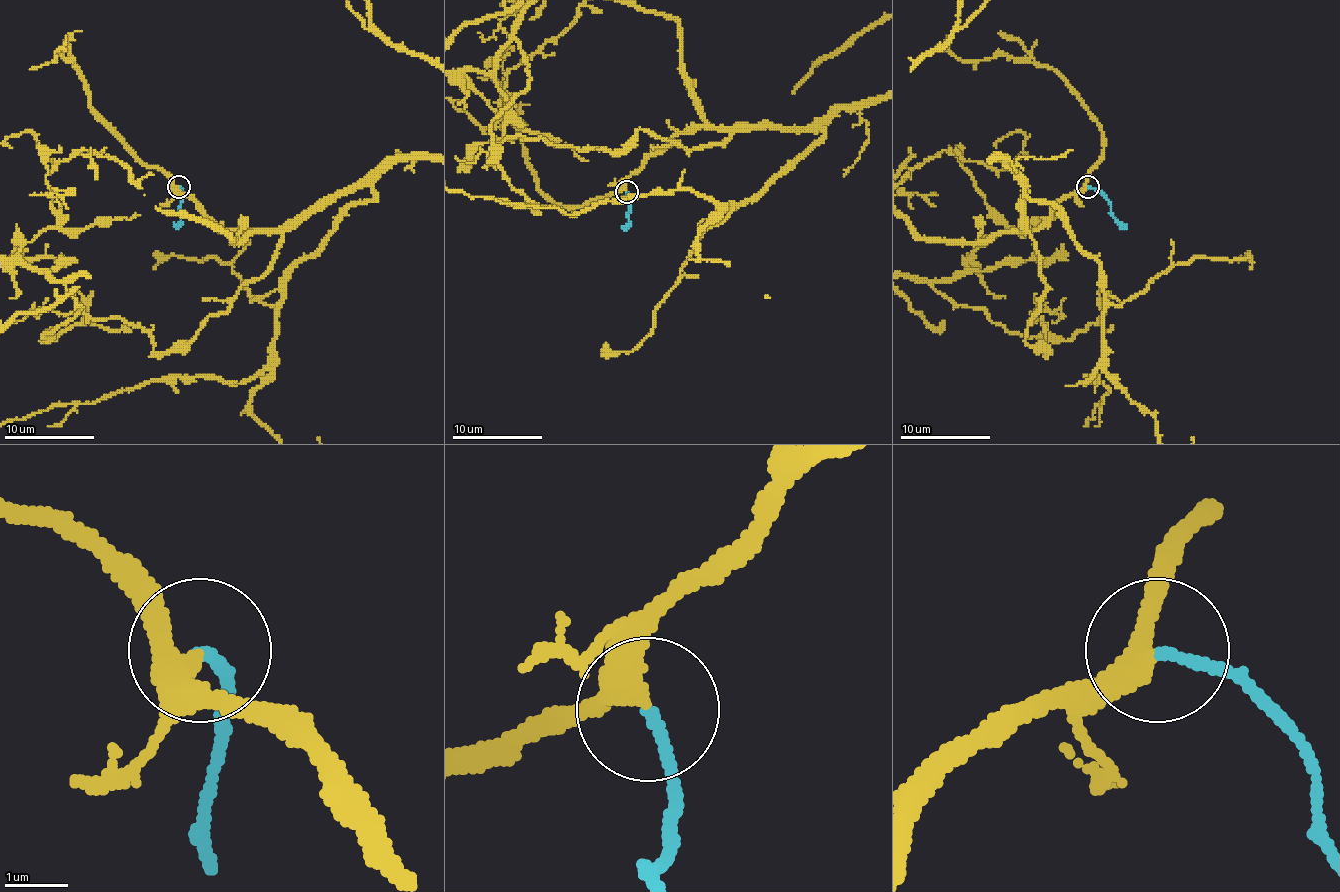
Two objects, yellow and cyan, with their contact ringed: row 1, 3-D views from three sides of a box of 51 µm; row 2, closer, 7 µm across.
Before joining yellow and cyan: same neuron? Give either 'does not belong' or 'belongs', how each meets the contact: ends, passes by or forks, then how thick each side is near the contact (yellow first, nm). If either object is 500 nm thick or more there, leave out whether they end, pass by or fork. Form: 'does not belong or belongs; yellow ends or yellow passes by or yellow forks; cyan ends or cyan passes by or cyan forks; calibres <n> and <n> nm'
belongs; yellow passes by; cyan ends; calibres 360 and 170 nm

